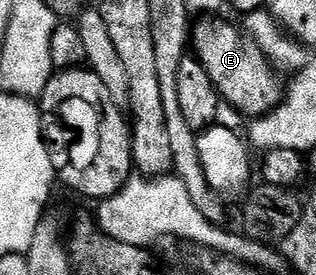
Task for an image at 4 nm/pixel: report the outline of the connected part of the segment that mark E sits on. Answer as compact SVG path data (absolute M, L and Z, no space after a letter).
M200 24L197 28L195 25L190 44L192 48L196 47L195 59L203 66L217 97L223 103L225 100L234 111L241 112L247 118L264 116L282 99L281 77L256 44L242 34L237 25L236 28L232 24Z

